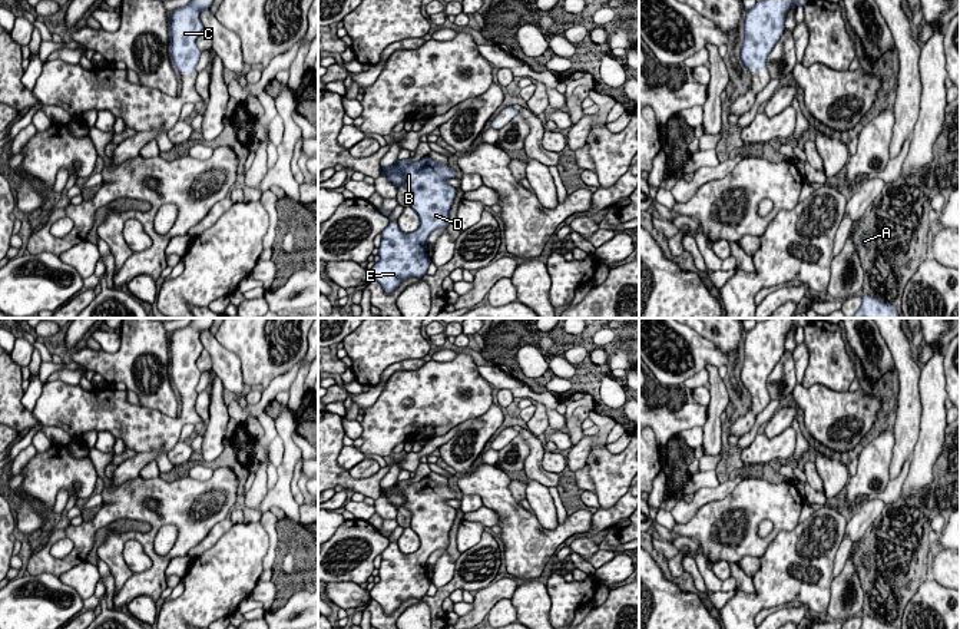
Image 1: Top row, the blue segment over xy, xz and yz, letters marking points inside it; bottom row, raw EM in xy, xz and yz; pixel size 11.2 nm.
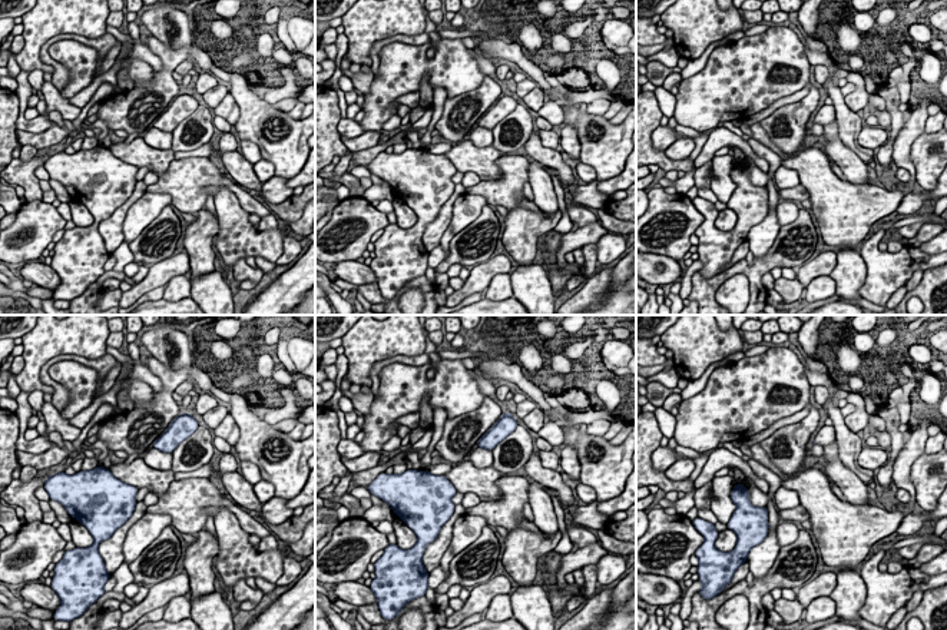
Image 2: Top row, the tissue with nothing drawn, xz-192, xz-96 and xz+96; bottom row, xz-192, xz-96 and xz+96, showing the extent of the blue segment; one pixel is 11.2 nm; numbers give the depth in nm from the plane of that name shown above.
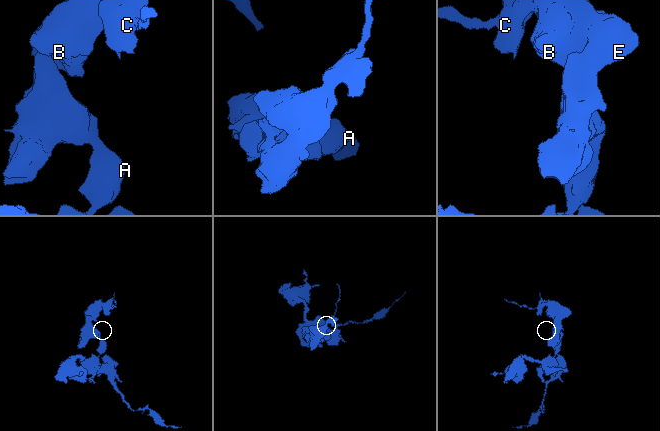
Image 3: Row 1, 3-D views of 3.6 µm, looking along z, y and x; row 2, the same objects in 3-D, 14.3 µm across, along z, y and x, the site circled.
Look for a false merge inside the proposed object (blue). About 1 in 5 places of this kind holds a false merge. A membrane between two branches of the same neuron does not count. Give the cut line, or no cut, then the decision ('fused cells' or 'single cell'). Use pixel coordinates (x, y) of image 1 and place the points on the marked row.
no cut | single cell

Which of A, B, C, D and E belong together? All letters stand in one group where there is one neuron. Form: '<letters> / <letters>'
A B C D E

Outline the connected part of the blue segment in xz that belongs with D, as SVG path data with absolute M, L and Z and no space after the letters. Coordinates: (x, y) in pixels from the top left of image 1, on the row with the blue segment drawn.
M430 156L420 160L403 159L391 166L381 168L395 186L411 191L411 209L420 218L420 226L410 234L398 228L397 221L390 216L393 211L378 211L390 219L381 232L378 248L380 261L370 269L371 278L377 279L385 294L391 294L410 277L421 278L427 274L431 259L426 255L427 239L438 228L448 226L450 208L457 189L446 181L456 178L456 169L448 163L441 166Z

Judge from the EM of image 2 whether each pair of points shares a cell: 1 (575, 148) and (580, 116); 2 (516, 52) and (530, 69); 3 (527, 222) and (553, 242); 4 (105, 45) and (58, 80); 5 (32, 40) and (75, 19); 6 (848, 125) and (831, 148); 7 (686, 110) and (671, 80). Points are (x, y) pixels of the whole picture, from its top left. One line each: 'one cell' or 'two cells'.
1: two cells
2: one cell
3: two cells
4: one cell
5: one cell
6: two cells
7: two cells

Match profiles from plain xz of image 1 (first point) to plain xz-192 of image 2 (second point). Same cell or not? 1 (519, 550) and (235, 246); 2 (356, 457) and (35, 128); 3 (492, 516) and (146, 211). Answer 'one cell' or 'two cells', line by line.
1: two cells
2: one cell
3: two cells

